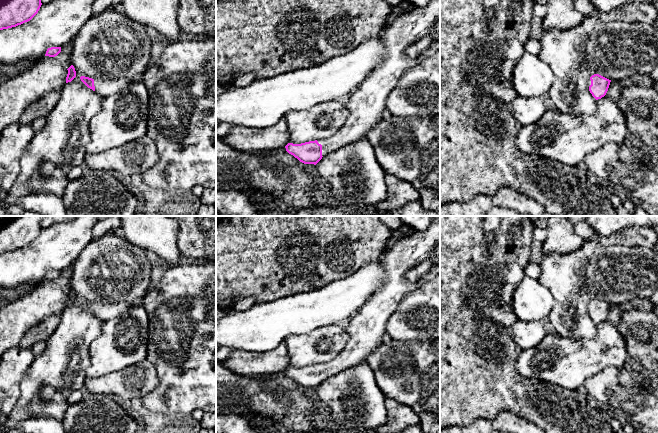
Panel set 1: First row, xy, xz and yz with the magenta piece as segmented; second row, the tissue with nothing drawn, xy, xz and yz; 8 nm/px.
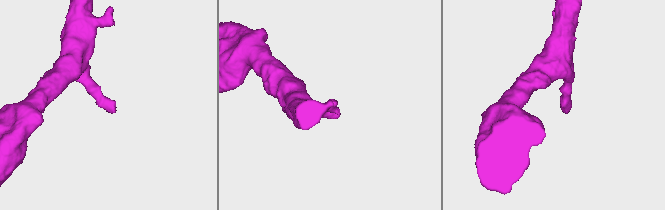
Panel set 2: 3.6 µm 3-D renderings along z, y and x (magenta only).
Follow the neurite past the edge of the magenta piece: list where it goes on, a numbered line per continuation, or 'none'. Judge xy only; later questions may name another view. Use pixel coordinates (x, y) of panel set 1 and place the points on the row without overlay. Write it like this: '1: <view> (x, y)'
1: xy (104, 311)

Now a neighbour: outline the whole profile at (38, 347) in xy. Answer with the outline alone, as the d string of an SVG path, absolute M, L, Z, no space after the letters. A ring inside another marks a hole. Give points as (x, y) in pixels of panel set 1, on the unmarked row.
M37 341L31 346L31 350L35 356L42 354L46 347L46 342L44 341Z

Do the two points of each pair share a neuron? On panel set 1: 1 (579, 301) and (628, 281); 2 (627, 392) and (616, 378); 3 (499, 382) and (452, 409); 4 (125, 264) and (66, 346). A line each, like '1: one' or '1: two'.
1: one
2: one
3: one
4: one

